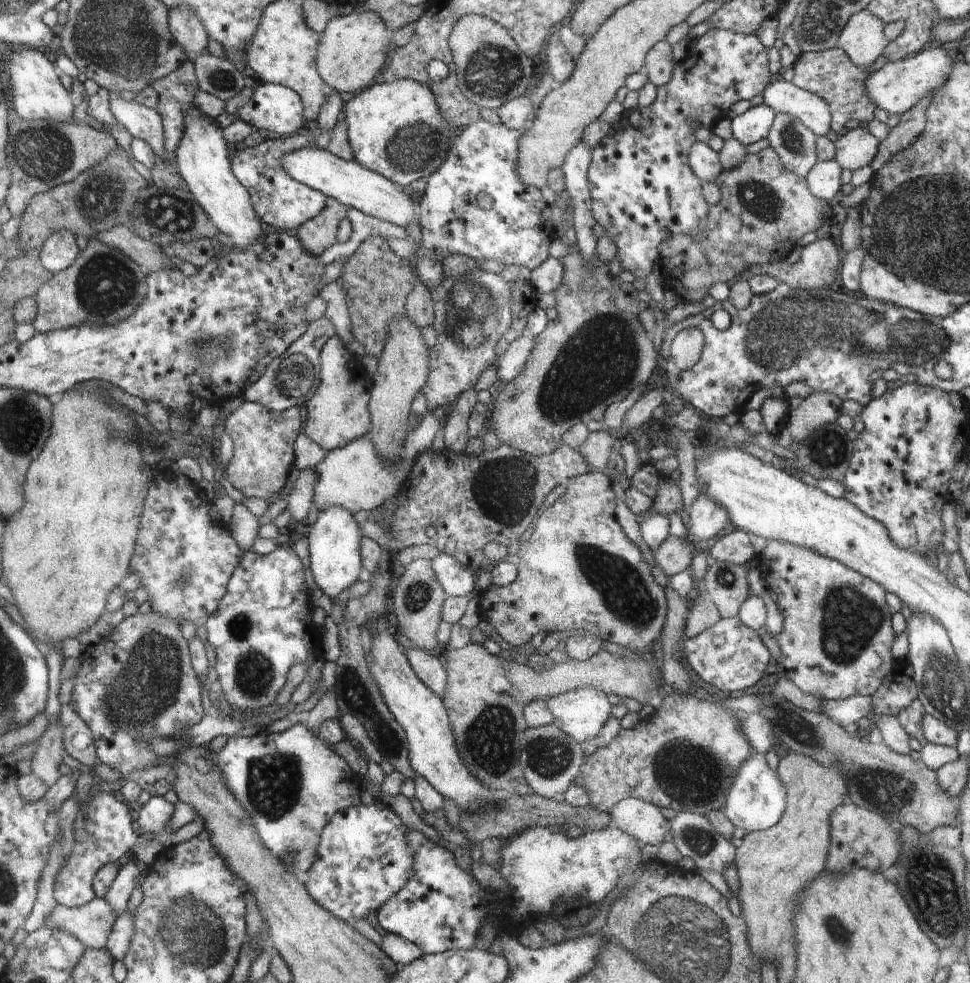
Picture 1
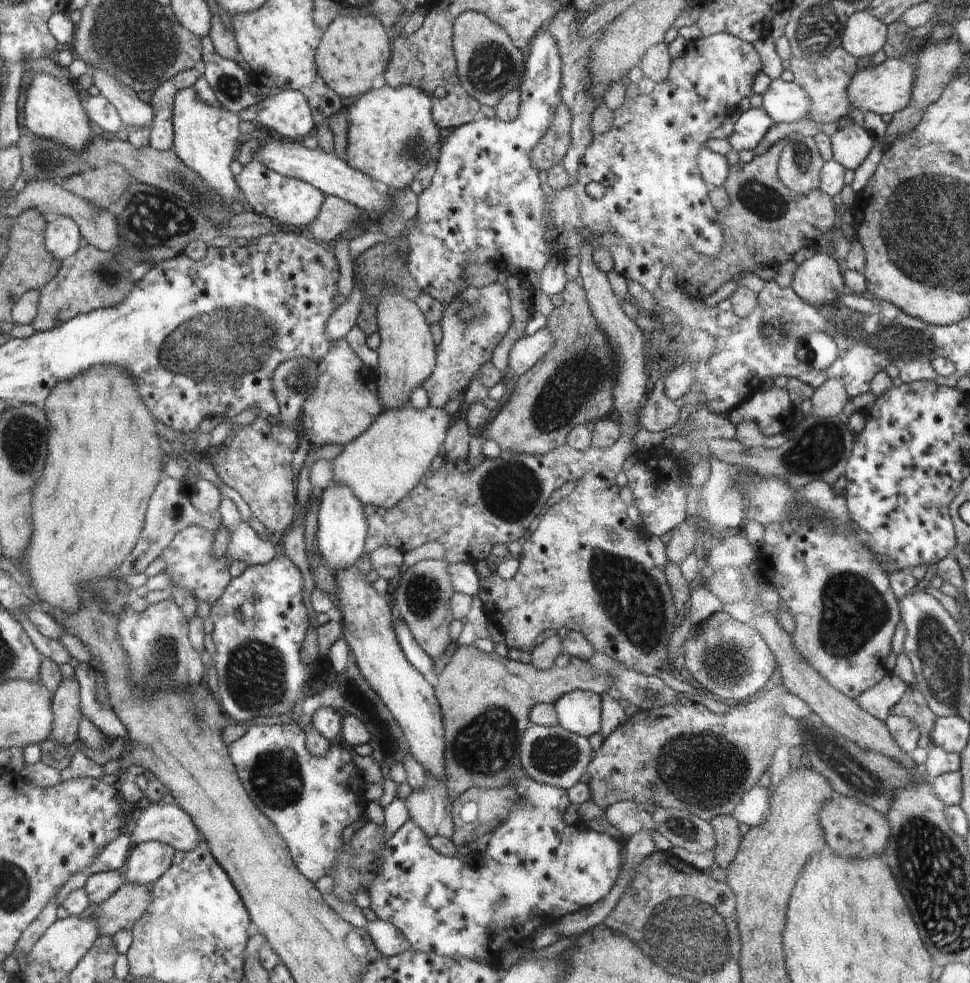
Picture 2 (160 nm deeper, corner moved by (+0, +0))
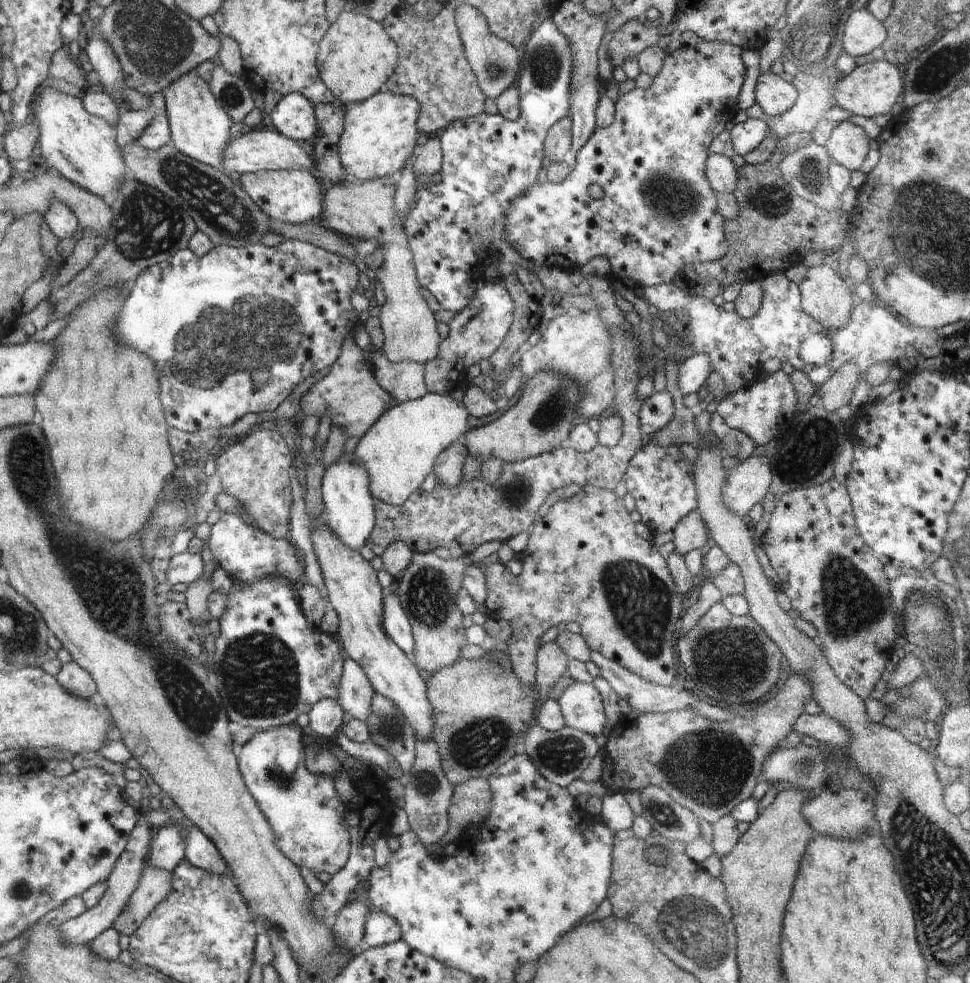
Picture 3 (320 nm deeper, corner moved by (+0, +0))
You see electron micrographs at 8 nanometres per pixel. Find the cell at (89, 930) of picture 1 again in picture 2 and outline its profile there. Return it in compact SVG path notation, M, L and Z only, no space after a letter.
M127 881L112 898L91 912L99 918L103 934L115 937L120 931L132 930L151 903L150 887Z

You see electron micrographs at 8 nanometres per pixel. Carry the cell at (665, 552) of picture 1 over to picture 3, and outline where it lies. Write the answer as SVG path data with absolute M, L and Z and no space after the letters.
M694 510L689 512L680 523L674 527L673 543L675 550L682 556L694 549L700 549L706 540L708 540L708 532L706 532L706 524L702 522L702 516Z

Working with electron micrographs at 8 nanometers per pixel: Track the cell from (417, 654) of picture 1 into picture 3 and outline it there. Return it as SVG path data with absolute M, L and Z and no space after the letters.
M388 588L385 596L385 631L393 637L394 642L412 658L413 632L408 617L404 614L399 596L393 588Z

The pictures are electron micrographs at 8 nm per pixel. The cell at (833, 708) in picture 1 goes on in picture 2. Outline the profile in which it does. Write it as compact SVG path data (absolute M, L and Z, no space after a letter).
M892 672L873 687L862 691L856 700L866 712L885 721L891 714L890 709L902 698L908 688L909 686Z

